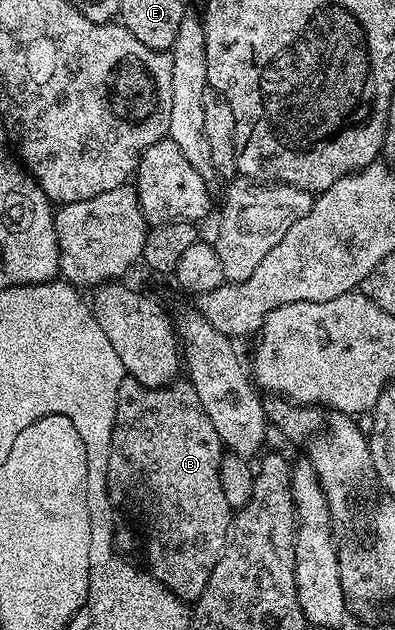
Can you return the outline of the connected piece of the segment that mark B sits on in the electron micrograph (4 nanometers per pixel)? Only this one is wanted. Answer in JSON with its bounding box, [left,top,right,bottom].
[108,376,234,604]

